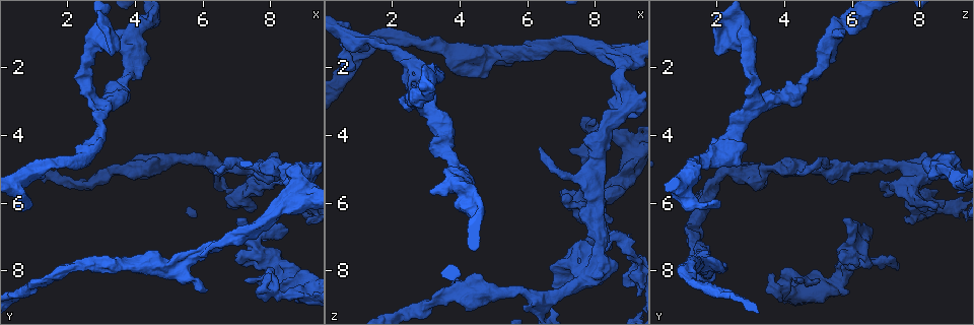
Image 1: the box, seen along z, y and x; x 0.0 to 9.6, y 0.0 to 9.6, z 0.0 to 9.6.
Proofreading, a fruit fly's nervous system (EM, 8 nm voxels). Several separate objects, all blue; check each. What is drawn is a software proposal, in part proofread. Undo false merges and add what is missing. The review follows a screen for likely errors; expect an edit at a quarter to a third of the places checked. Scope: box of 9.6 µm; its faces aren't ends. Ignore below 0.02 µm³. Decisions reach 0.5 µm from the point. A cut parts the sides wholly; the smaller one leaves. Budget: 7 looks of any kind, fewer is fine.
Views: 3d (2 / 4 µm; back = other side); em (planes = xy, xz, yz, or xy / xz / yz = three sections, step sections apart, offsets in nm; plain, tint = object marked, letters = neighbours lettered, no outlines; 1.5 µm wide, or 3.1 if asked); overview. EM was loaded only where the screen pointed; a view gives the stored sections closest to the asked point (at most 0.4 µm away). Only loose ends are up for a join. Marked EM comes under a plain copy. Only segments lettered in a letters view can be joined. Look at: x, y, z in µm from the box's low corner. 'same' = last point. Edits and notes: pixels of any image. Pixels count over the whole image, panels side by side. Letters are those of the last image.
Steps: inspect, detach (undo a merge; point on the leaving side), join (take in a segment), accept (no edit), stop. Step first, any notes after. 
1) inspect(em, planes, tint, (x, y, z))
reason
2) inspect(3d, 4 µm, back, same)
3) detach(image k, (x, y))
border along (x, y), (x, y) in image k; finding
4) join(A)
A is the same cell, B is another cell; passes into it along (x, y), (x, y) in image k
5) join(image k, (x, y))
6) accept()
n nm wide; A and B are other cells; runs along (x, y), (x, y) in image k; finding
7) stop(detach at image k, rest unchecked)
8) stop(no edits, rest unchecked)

inspect(em, yz, step 4, letters, (8.45, 5.35, 7.10))
sharp bend

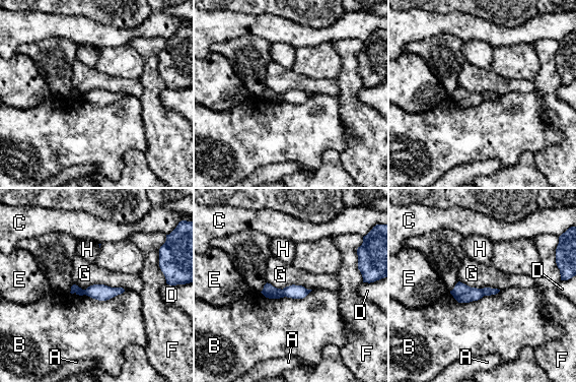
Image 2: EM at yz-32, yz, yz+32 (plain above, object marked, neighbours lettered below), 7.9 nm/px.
inspect(em, planes, letters, same)

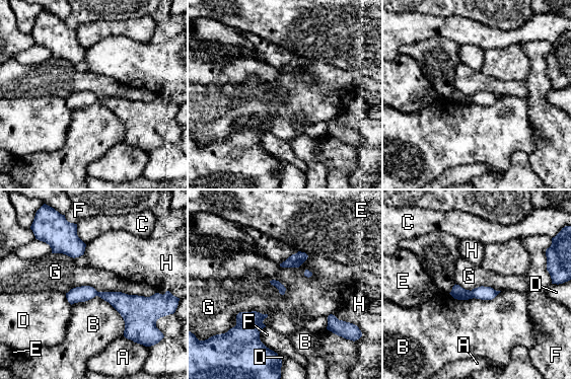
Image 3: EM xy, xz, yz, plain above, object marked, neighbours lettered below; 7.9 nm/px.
detach(image 3, (457, 292))
60 nm wide; A, B, C, D, E, F, G and H are other cells; border along (471, 291), (474, 297) in image 3; a second cell is stuck on

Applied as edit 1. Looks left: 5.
inspect(overview)
see it whole again

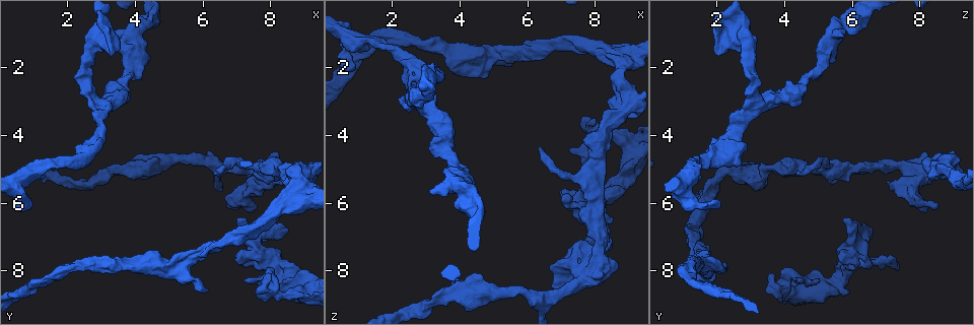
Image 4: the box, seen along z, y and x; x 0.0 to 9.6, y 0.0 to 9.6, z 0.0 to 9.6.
inspect(em, planes, letters, (8.40, 8.00, 7.30))
free end

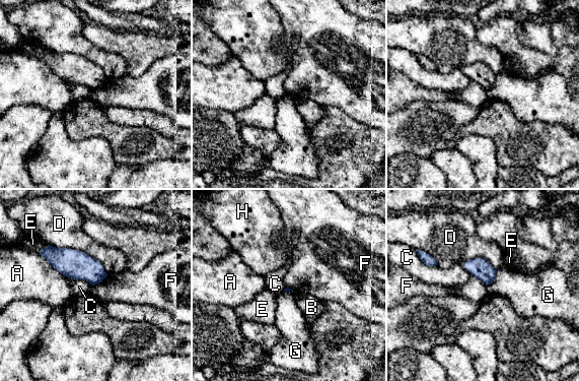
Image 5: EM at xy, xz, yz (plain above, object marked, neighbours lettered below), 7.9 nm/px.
accept()
D touches over 550 nm; A, B, C, D, E, F, G and H are other cells; border along (107, 275), (91, 286) in image 5; no lettered segment goes on from it

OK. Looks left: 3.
inspect(em, planes, letters, (3.20, 1.05, 5.75))
thick end

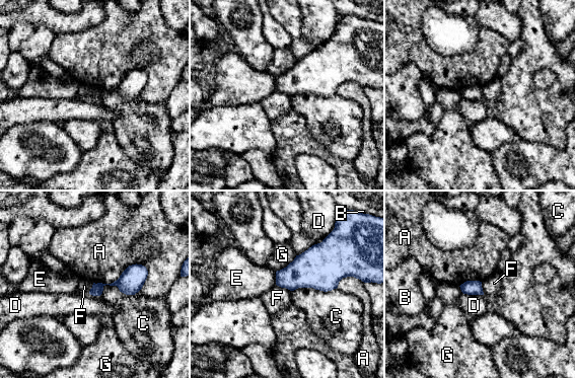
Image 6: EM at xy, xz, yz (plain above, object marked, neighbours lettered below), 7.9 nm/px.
accept()
A, B, C, D, E, F and G are other cells; border along (276, 284), (291, 291) in image 6; no lettered segment goes on from it

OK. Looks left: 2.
stop(detach at image 3, rest unchecked)

